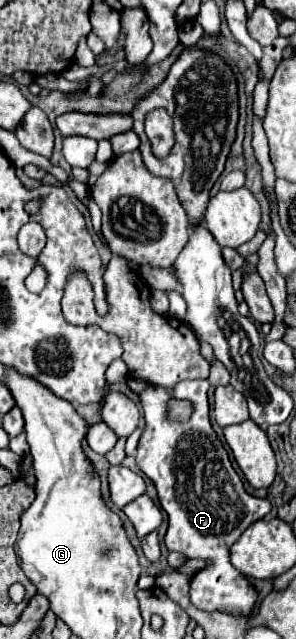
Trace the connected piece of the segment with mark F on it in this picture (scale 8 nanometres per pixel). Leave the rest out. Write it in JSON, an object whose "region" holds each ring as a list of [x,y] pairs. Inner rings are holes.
{"region":[[[207,380],[179,382],[173,396],[187,398],[195,404],[195,412],[185,424],[165,418],[169,392],[161,386],[147,386],[139,392],[143,406],[145,430],[137,446],[137,466],[157,488],[161,508],[167,512],[167,550],[185,554],[187,558],[209,558],[203,570],[191,578],[191,602],[199,610],[225,612],[231,616],[249,616],[257,602],[257,590],[229,562],[229,548],[239,540],[249,524],[261,520],[271,510],[269,500],[259,500],[245,492],[241,478],[229,462],[227,450],[219,442],[209,422]]]}

